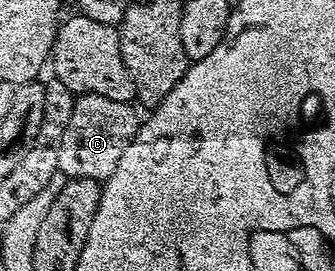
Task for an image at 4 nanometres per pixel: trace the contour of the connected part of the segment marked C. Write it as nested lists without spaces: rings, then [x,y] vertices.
[[[83,93],[72,107],[72,119],[64,127],[64,135],[60,139],[60,159],[58,169],[66,178],[92,179],[105,183],[116,171],[116,163],[120,163],[120,155],[132,143],[138,133],[140,124],[139,110],[129,101],[104,99],[104,95]]]

